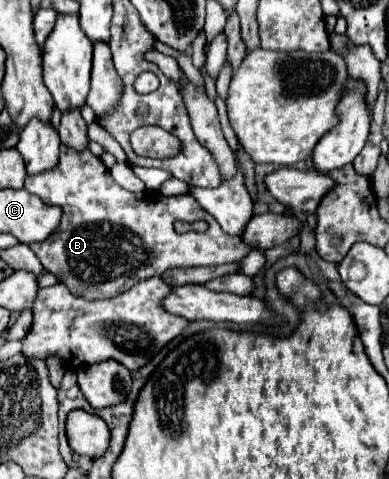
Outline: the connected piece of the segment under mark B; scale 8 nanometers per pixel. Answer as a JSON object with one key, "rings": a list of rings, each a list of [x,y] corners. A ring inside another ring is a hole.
{"rings":[[[61,145],[59,163],[51,171],[27,175],[25,189],[41,197],[47,205],[63,207],[63,219],[55,235],[29,247],[49,273],[85,299],[109,299],[139,279],[161,275],[173,267],[237,263],[251,251],[239,237],[227,235],[211,215],[199,211],[189,195],[165,197],[159,191],[131,193],[123,189],[89,149],[75,151]],[[199,219],[209,223],[205,233],[177,233],[173,229],[177,221],[195,223]]]}

